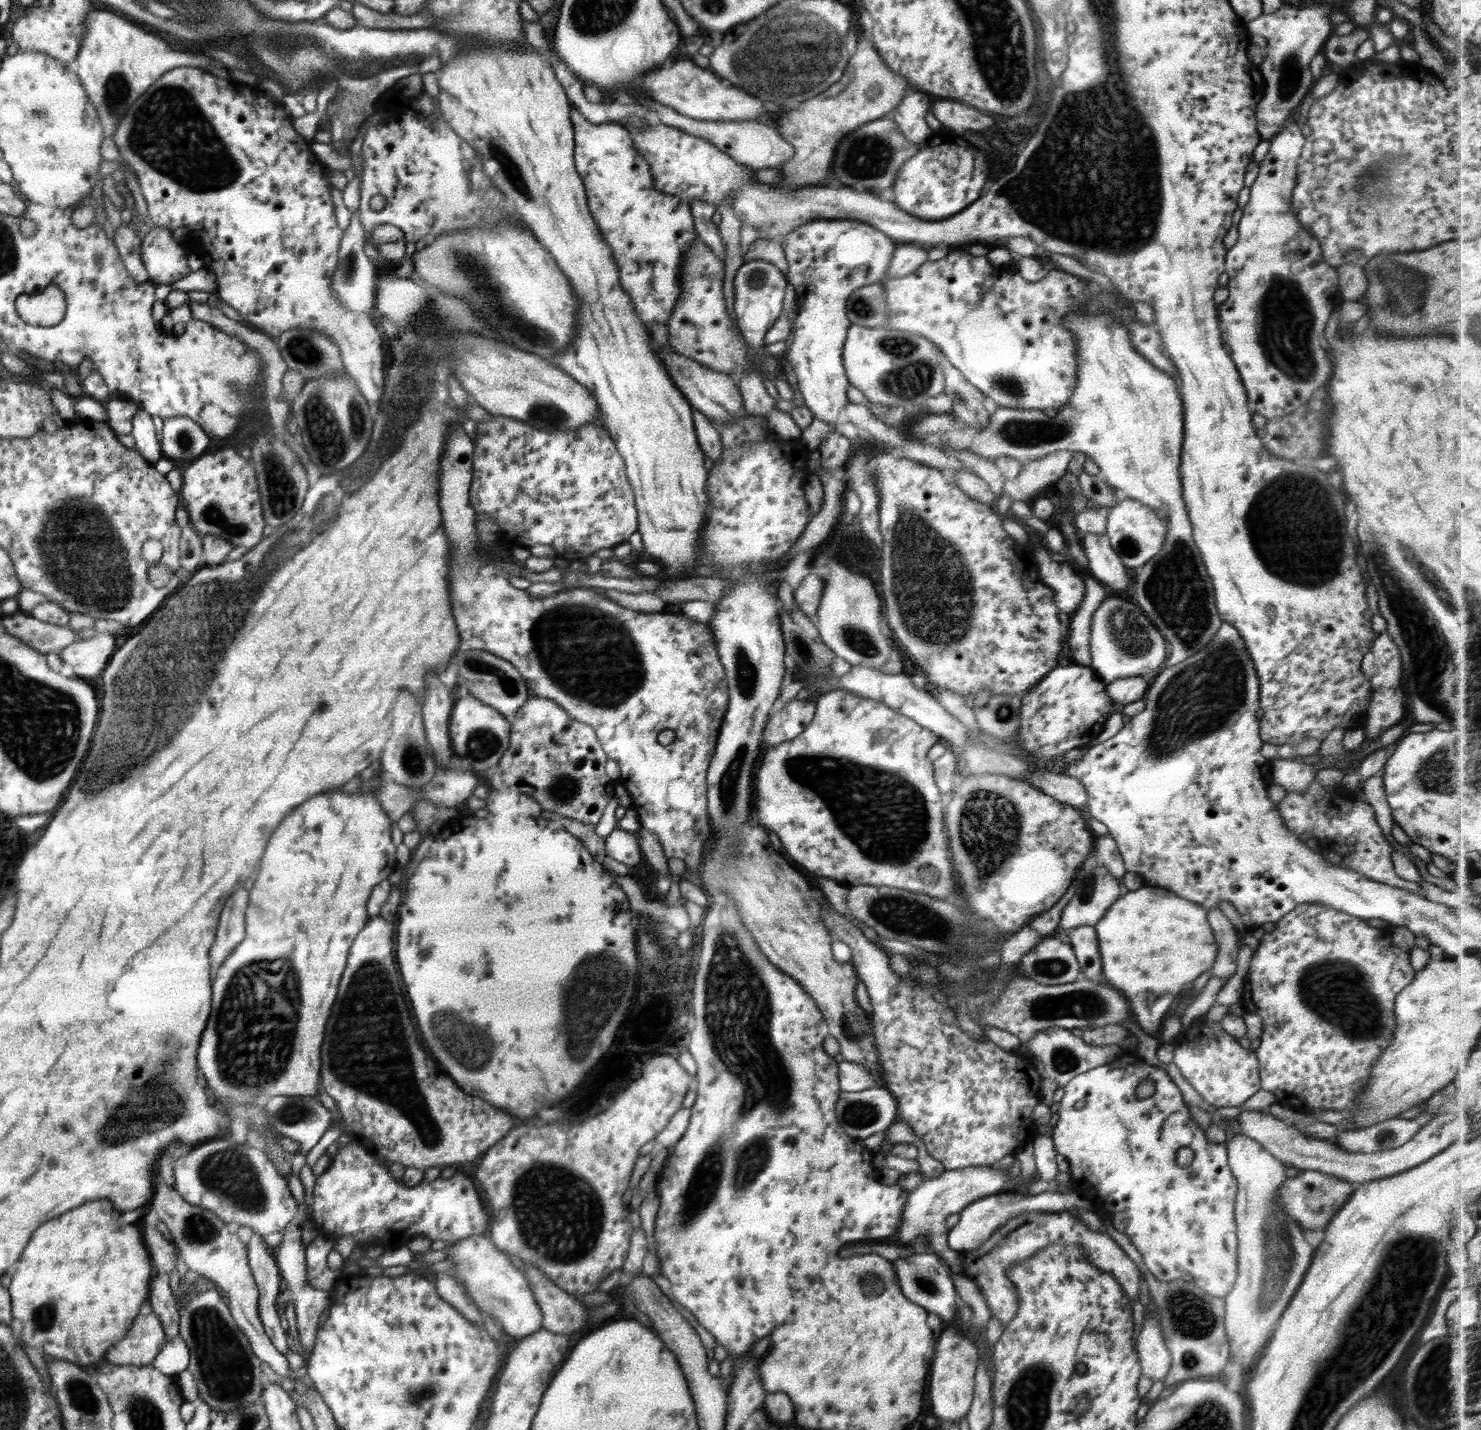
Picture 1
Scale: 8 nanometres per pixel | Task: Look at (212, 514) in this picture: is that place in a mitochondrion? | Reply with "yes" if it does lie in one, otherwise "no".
yes

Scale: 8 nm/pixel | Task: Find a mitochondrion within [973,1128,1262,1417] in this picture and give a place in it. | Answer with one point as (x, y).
(1191, 1316)

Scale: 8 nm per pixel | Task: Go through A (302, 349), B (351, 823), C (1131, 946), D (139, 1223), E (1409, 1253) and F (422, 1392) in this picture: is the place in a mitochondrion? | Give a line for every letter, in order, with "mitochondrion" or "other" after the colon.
A: mitochondrion
B: other
C: other
D: other
E: mitochondrion
F: mitochondrion

